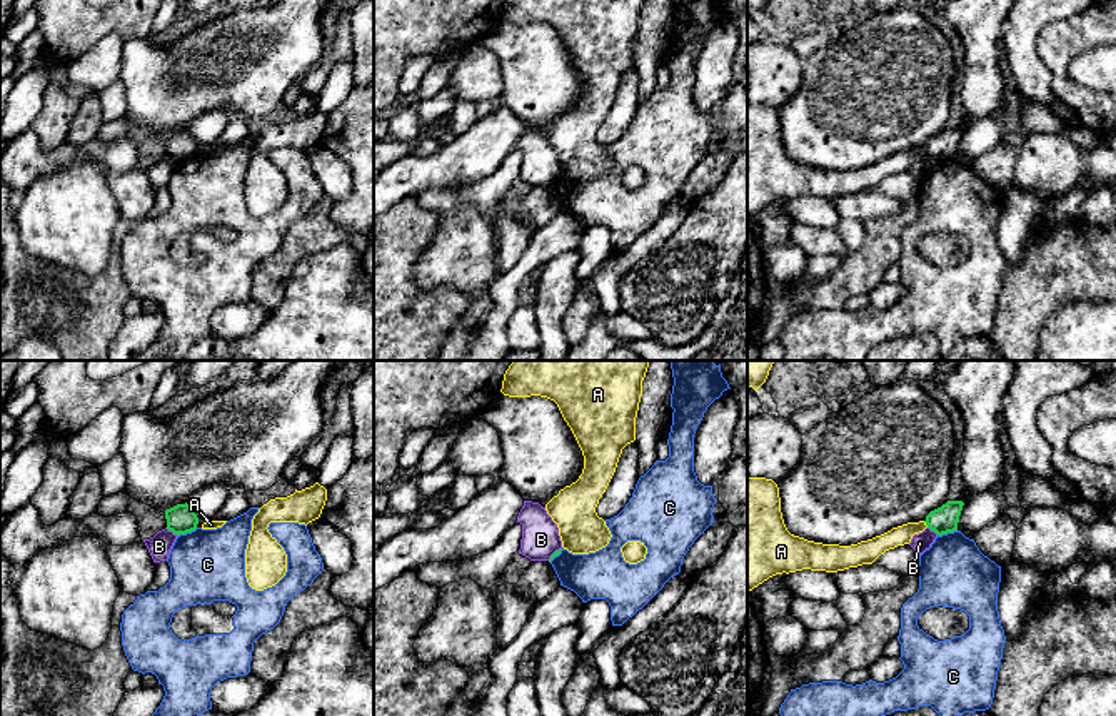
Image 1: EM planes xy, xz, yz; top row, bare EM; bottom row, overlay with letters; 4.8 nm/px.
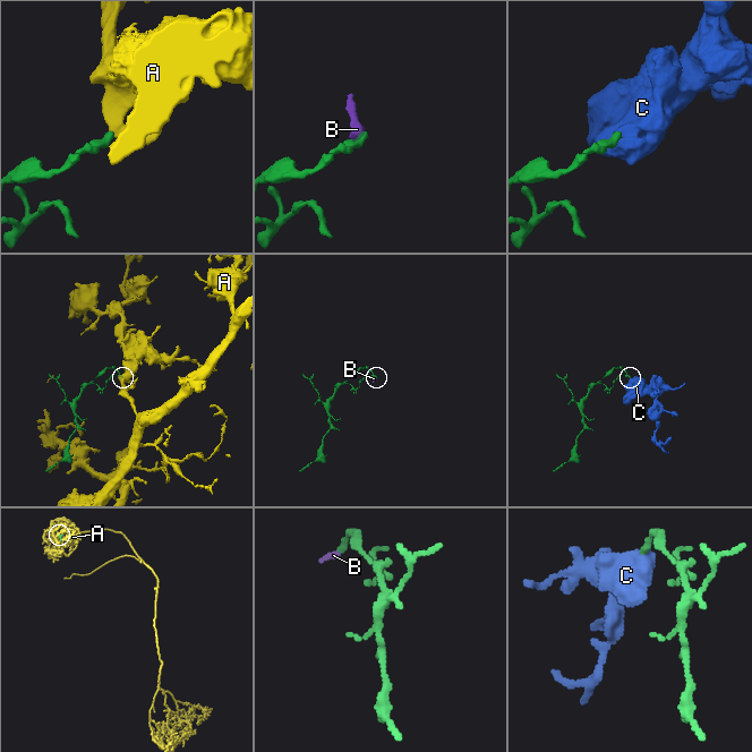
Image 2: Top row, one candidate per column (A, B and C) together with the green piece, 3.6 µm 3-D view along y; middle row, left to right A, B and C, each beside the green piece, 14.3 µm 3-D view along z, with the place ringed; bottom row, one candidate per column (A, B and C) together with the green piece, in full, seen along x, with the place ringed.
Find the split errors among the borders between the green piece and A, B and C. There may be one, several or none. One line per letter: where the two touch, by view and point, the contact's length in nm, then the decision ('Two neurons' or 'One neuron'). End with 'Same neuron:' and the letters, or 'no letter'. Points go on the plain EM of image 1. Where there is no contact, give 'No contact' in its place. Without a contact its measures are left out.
A: Touches green at yz (926, 151). Shared border 40 nm. Two neurons
B: Touches green at xy (172, 157). Shared border 70 nm. Two neurons
C: Touches green at xy (187, 157). Shared border 110 nm. Two neurons
Same neuron: no letter

